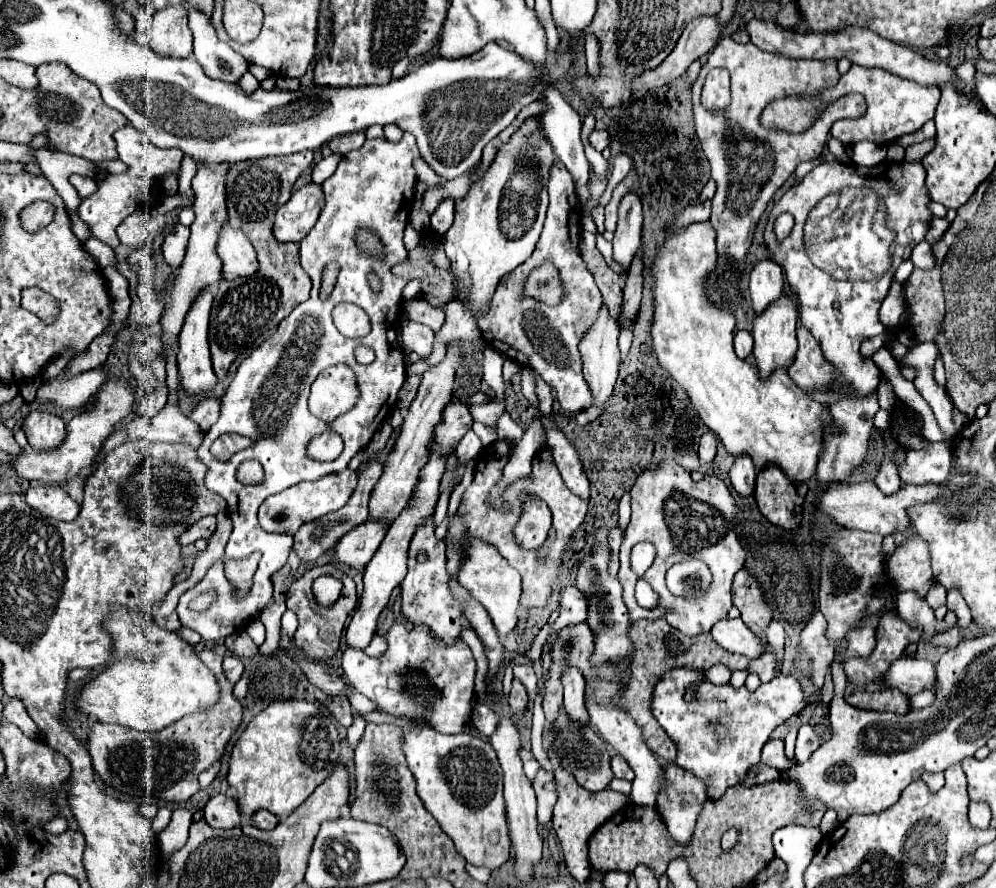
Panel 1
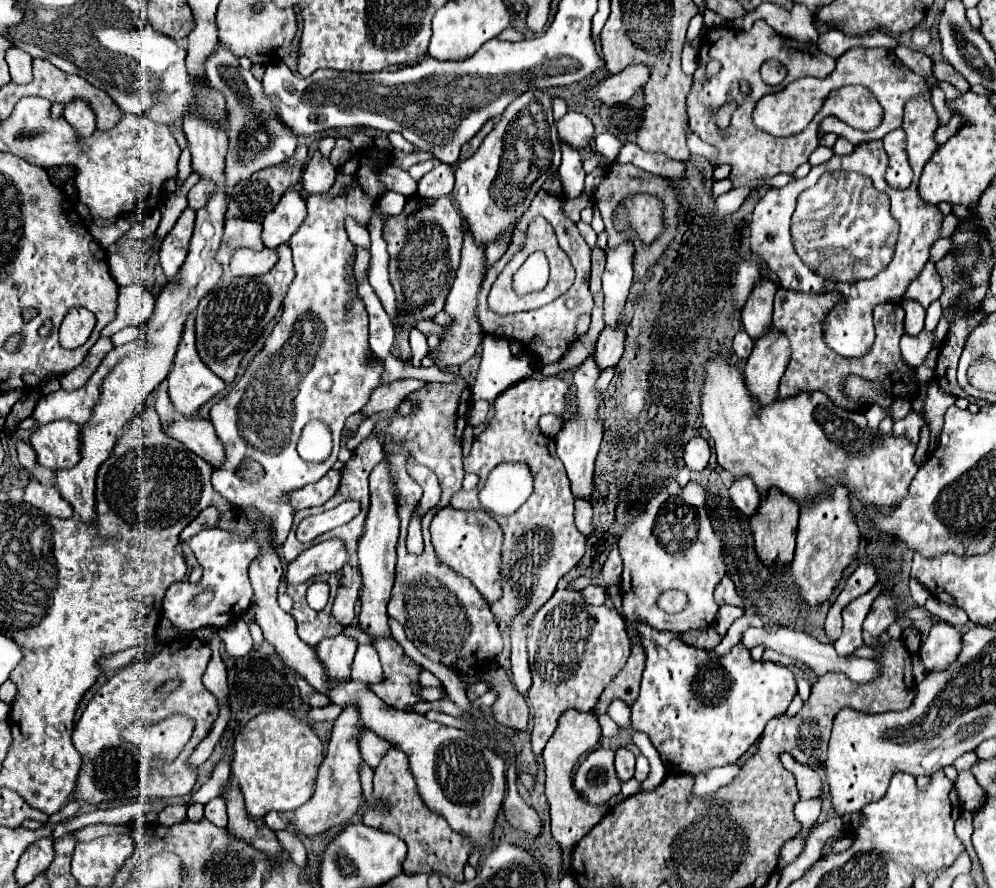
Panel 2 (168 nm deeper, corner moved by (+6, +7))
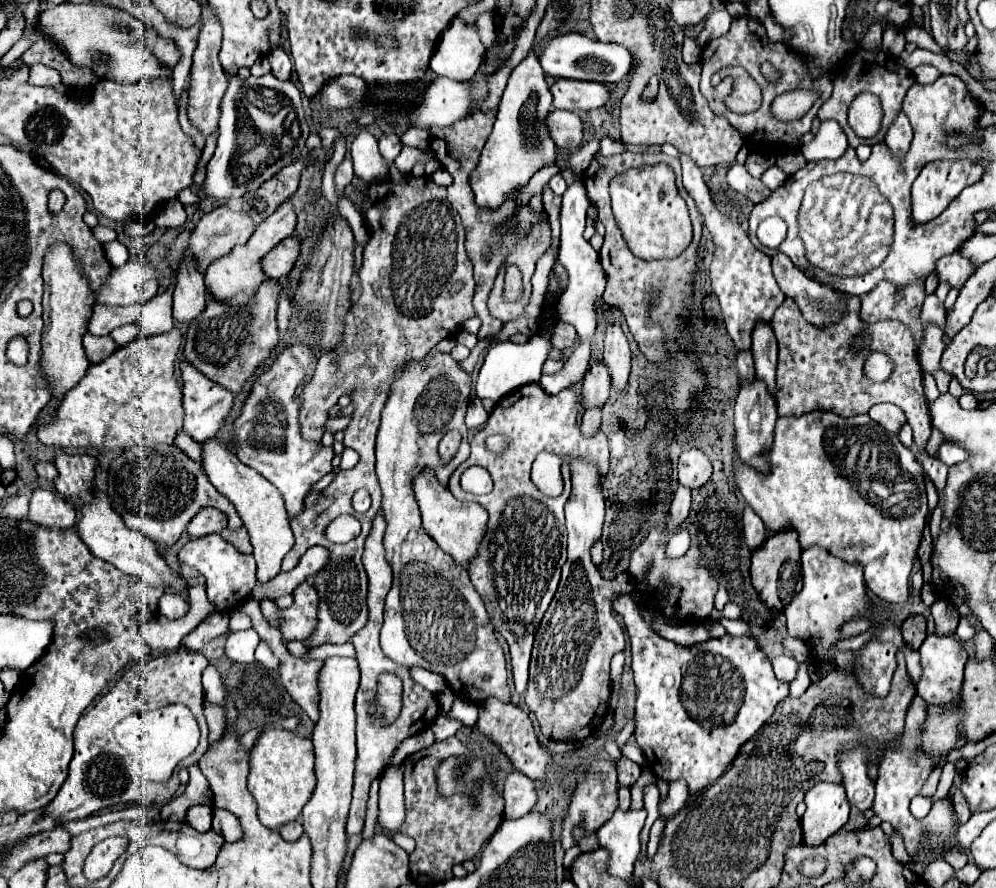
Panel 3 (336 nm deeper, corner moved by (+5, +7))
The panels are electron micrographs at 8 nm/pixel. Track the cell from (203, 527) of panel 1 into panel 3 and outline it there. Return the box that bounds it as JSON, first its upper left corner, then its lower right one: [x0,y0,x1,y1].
[186,508,226,538]

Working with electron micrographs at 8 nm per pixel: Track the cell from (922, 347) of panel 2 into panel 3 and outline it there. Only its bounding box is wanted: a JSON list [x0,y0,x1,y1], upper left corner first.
[920,294,946,336]

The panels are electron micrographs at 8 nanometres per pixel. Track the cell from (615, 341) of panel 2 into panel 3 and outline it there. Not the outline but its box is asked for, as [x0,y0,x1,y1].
[582,360,612,406]

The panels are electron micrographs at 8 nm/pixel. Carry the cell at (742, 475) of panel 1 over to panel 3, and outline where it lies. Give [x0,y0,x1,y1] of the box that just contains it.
[742,508,766,550]

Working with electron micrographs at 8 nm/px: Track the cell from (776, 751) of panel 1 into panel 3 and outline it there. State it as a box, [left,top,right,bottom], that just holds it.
[802,784,850,846]

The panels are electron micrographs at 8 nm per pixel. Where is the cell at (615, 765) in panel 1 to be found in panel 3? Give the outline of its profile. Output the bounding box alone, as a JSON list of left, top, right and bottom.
[616,756,642,786]

